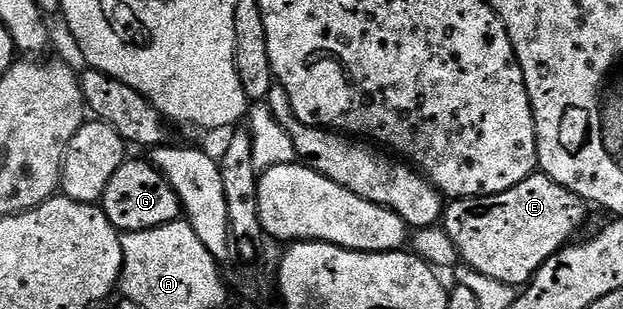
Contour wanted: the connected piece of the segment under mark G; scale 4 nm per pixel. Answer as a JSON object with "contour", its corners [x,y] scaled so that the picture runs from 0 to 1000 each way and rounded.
{"contour":[[[201,515],[183,576],[177,576],[177,602],[170,602],[164,670],[170,706],[177,706],[177,718],[194,757],[260,735],[263,725],[279,722],[292,699],[286,628],[279,628],[268,576],[236,515]]]}

